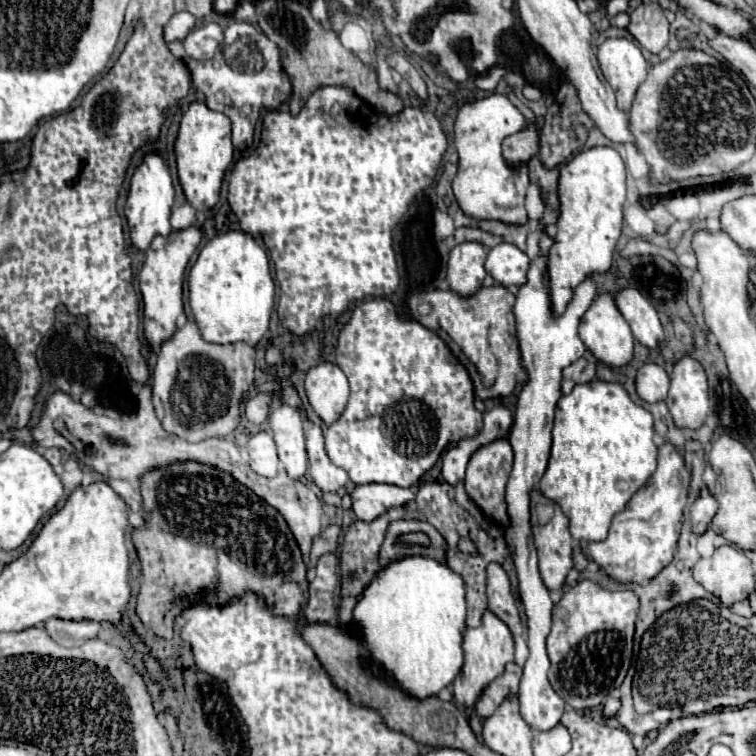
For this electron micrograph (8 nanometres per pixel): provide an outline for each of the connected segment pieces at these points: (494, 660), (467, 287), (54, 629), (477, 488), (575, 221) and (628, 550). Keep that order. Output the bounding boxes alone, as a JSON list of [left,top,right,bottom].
[[455,612,513,708],[447,242,487,294],[45,618,101,646],[465,438,513,526],[547,146,625,316],[585,442,691,582]]

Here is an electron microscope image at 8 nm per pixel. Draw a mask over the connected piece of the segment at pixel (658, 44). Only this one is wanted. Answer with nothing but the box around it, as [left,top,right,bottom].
[627,2,669,54]

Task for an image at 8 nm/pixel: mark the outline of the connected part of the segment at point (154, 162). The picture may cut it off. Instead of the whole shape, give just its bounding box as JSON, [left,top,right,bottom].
[125,152,175,250]

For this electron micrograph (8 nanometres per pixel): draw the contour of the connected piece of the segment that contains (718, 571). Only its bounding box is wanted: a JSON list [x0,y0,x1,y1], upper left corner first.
[693,546,755,606]

